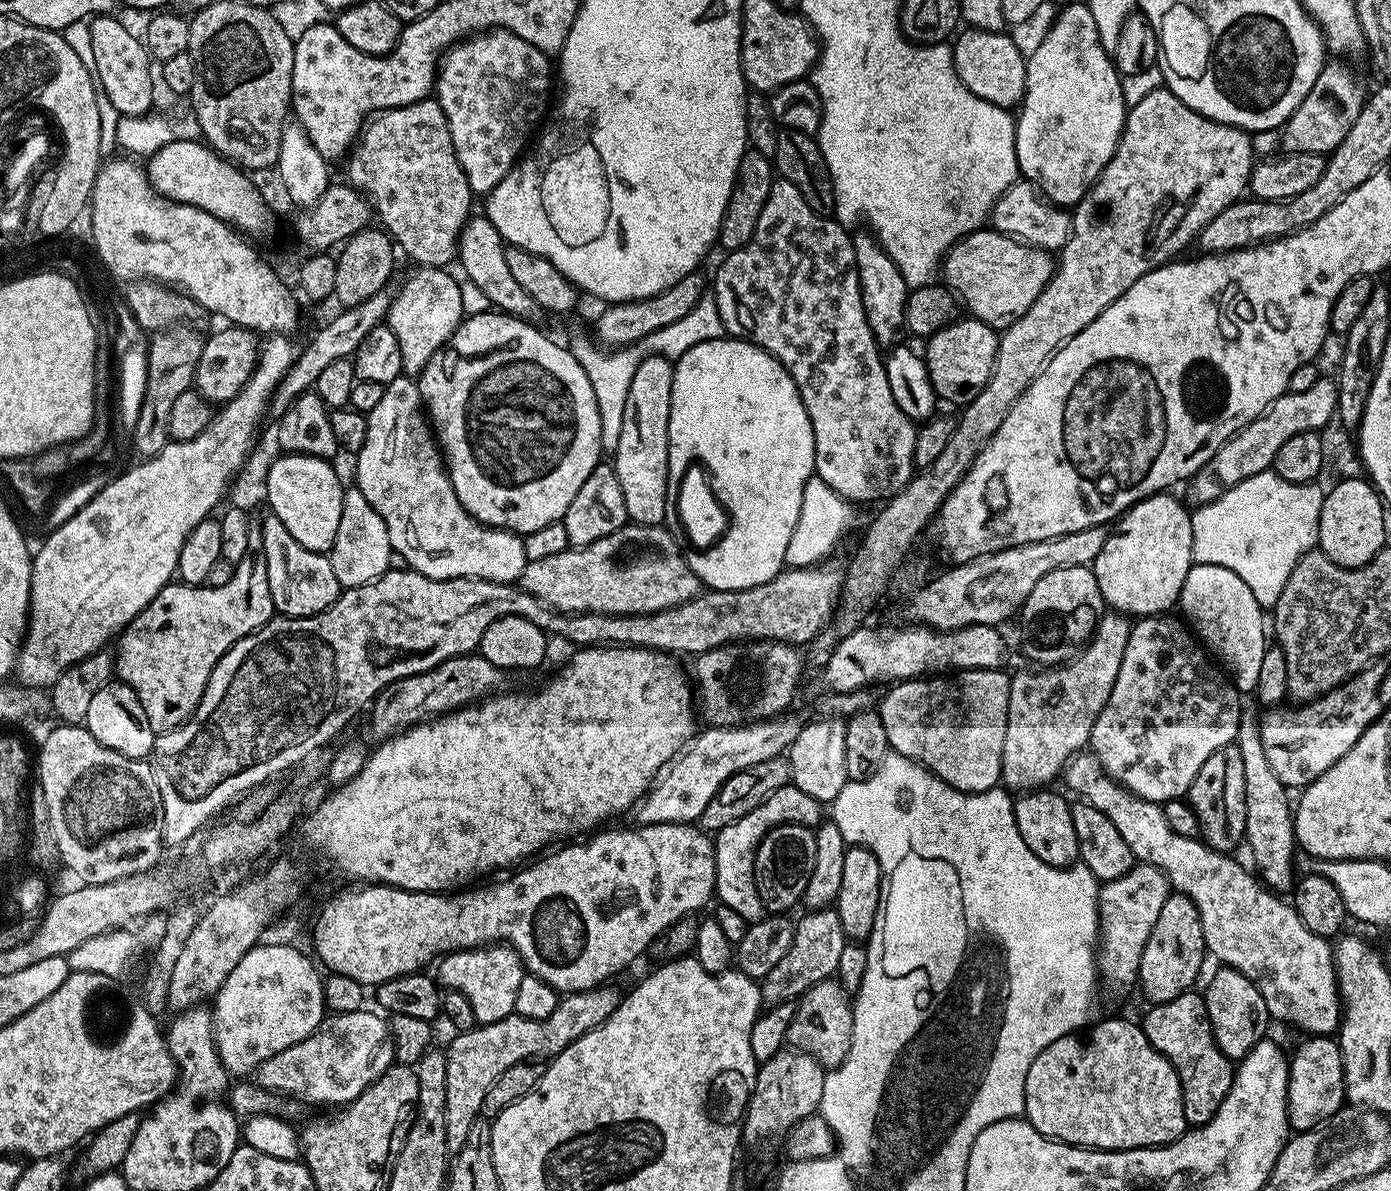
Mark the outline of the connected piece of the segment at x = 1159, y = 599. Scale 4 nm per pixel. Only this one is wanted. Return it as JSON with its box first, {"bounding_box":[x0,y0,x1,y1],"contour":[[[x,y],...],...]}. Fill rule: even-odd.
{"bounding_box":[1090,491,1193,618],"contour":[[[1163,491],[1140,500],[1115,521],[1098,558],[1092,561],[1090,567],[1096,576],[1098,590],[1102,590],[1102,598],[1109,609],[1122,612],[1129,618],[1143,618],[1158,616],[1177,607],[1182,582],[1186,582],[1186,574],[1193,563],[1192,512],[1184,509],[1182,501],[1175,500],[1172,494]]]}

